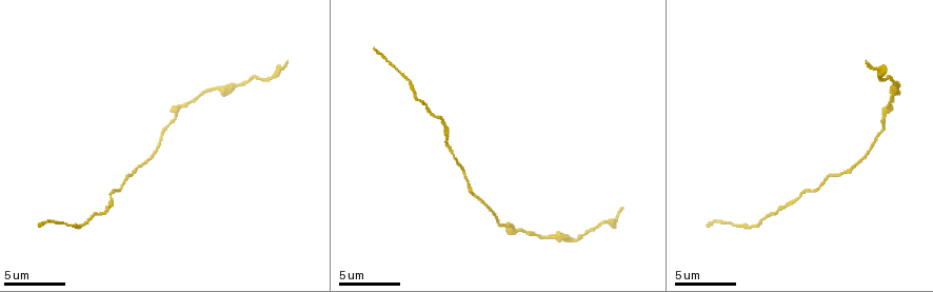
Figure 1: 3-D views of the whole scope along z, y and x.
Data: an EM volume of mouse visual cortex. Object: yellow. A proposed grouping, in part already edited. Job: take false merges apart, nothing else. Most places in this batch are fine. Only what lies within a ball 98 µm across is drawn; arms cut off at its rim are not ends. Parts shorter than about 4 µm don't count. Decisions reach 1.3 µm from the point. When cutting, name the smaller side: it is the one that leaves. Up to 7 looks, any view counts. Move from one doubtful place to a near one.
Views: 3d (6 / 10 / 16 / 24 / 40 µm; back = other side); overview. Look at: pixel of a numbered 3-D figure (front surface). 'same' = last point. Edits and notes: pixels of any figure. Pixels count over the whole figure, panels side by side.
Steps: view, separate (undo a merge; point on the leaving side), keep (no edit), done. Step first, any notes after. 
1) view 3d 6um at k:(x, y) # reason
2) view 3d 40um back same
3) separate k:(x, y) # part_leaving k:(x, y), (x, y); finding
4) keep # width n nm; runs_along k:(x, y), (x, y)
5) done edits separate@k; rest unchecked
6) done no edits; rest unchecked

view 3d 16um at 1:(897, 82) # calibre changes

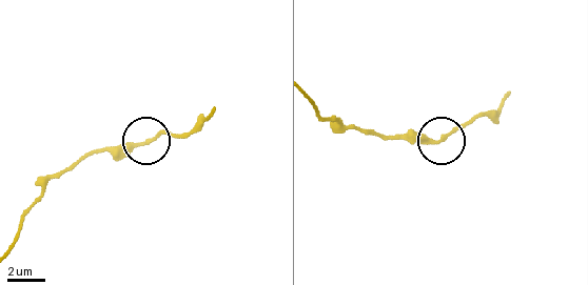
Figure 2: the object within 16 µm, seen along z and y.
view 3d 6um at 2:(148, 140) # closer look

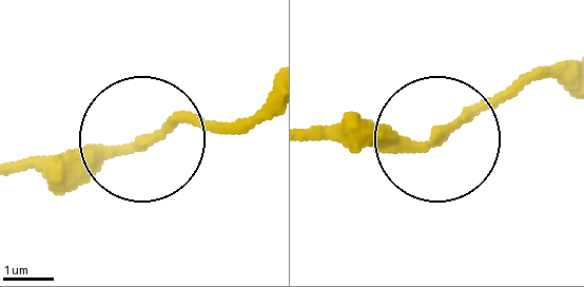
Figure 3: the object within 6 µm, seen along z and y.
keep # width 200 nm; runs_along 3:(15, 172), (91, 172), (140, 138), (237, 121); all the same neuron

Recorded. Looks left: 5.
view 3d 6um at 1:(501, 224) # calibre changes

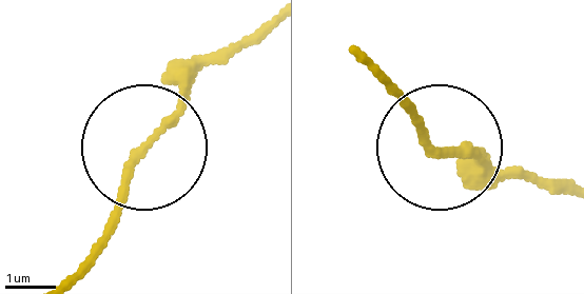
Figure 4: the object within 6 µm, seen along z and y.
keep # runs_along 4:(71, 273), (104, 235), (151, 135), (218, 51); one neuron here

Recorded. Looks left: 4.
view 3d 16um at 1:(439, 118) # calibre changes

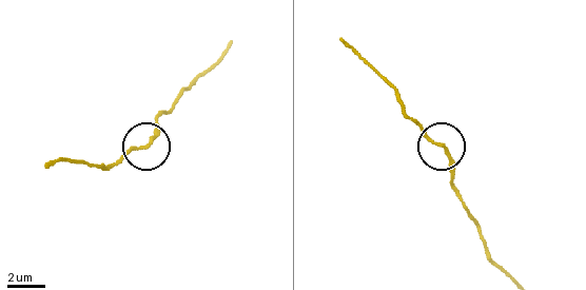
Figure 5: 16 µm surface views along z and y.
keep # runs_along 5:(503, 268), (464, 208), (452, 179), (451, 156), (403, 111); all the same neuron

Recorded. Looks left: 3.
done no edits; rest unchecked

